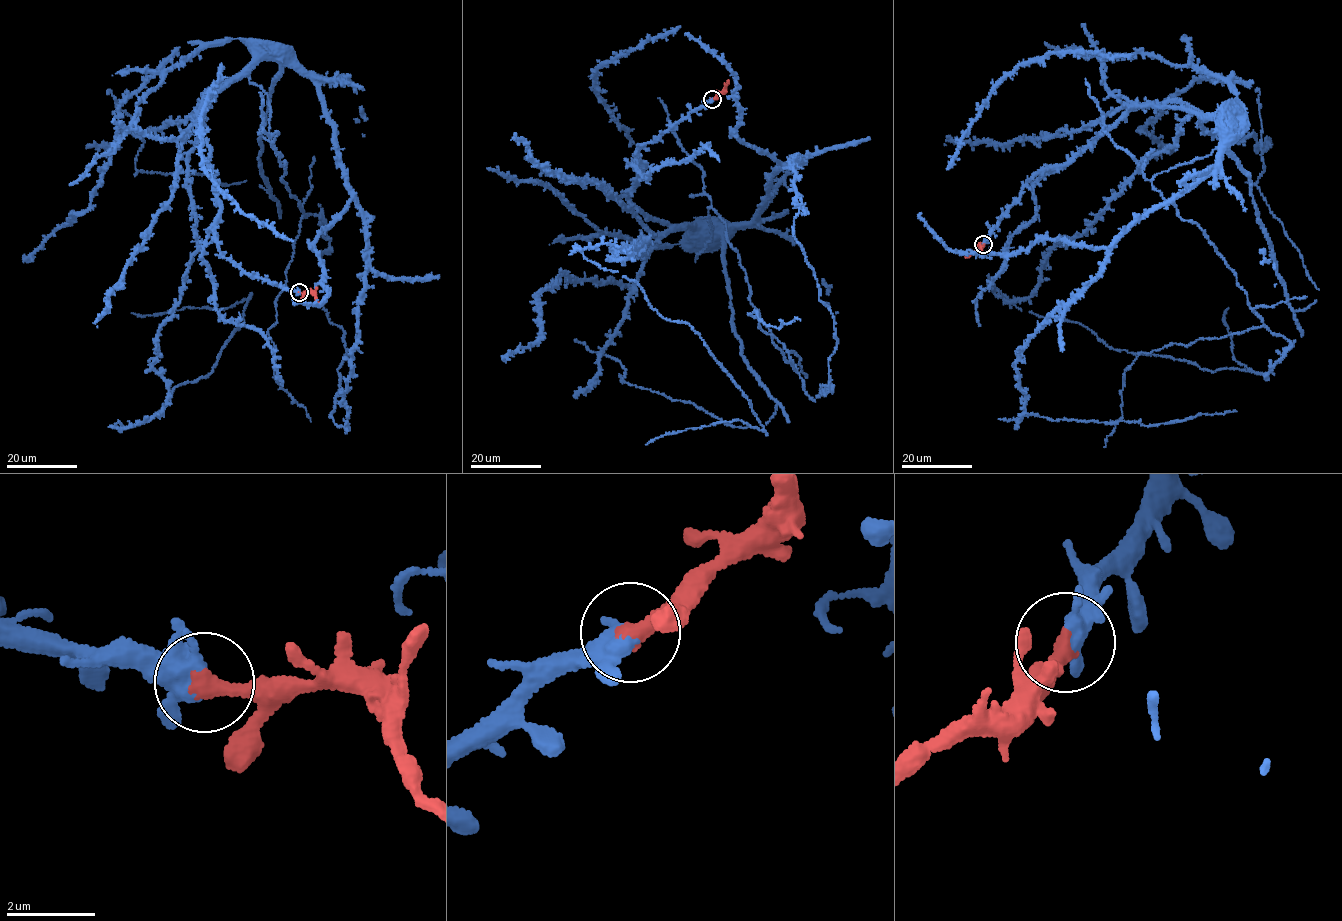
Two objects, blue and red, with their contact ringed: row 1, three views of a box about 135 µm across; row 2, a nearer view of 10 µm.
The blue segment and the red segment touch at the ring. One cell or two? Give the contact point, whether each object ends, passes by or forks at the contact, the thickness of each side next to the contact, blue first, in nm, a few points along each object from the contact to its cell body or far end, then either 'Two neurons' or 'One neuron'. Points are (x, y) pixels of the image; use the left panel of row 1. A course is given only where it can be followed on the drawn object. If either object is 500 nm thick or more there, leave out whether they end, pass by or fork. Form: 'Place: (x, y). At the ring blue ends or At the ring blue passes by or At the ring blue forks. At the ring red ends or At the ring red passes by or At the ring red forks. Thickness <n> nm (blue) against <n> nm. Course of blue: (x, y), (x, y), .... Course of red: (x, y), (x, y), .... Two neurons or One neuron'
Place: (299, 292). At the ring blue forks. At the ring red ends. Thickness 360 nm (blue) against 400 nm. Course of blue: (299, 292), (246, 273), (221, 255), (209, 149), (197, 121), (218, 92), (260, 60), (283, 61). Course of red: (299, 292), (312, 293), (320, 303). One neuron

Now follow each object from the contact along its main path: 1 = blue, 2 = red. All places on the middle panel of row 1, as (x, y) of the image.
1: (712, 99), (638, 150), (639, 161), (645, 165), (636, 185), (628, 194), (628, 203), (671, 225), (723, 229)
2: (712, 99), (723, 91), (728, 79)

